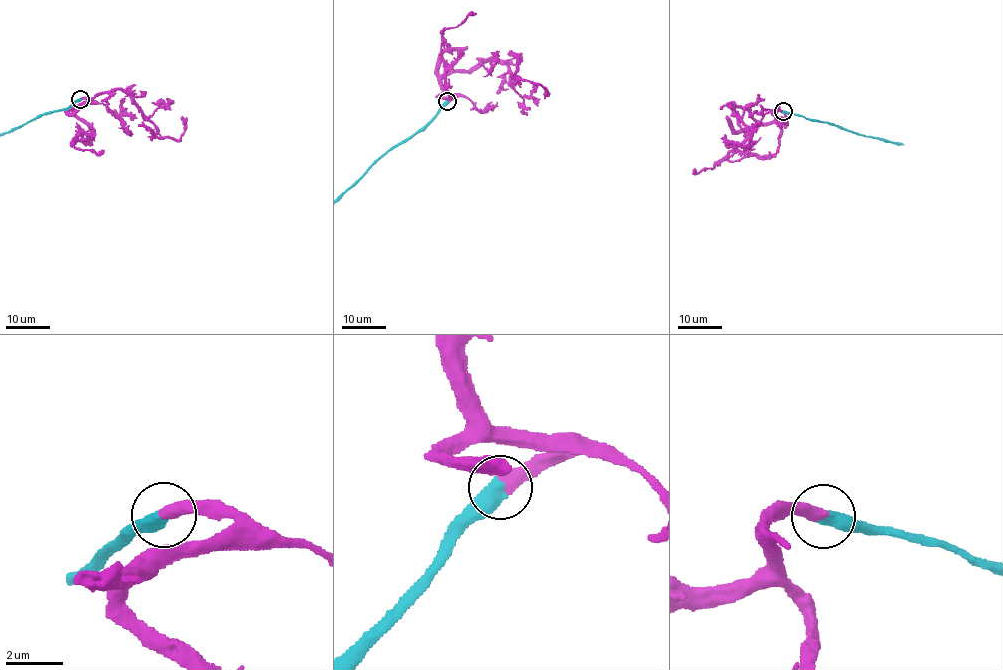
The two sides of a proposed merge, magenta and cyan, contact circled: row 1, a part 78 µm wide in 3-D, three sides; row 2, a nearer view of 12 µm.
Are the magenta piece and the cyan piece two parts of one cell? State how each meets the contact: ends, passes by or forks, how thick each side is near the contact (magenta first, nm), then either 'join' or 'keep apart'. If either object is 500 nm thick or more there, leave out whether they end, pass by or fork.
480 nm thick on the magenta side, 550 nm on the other; join

